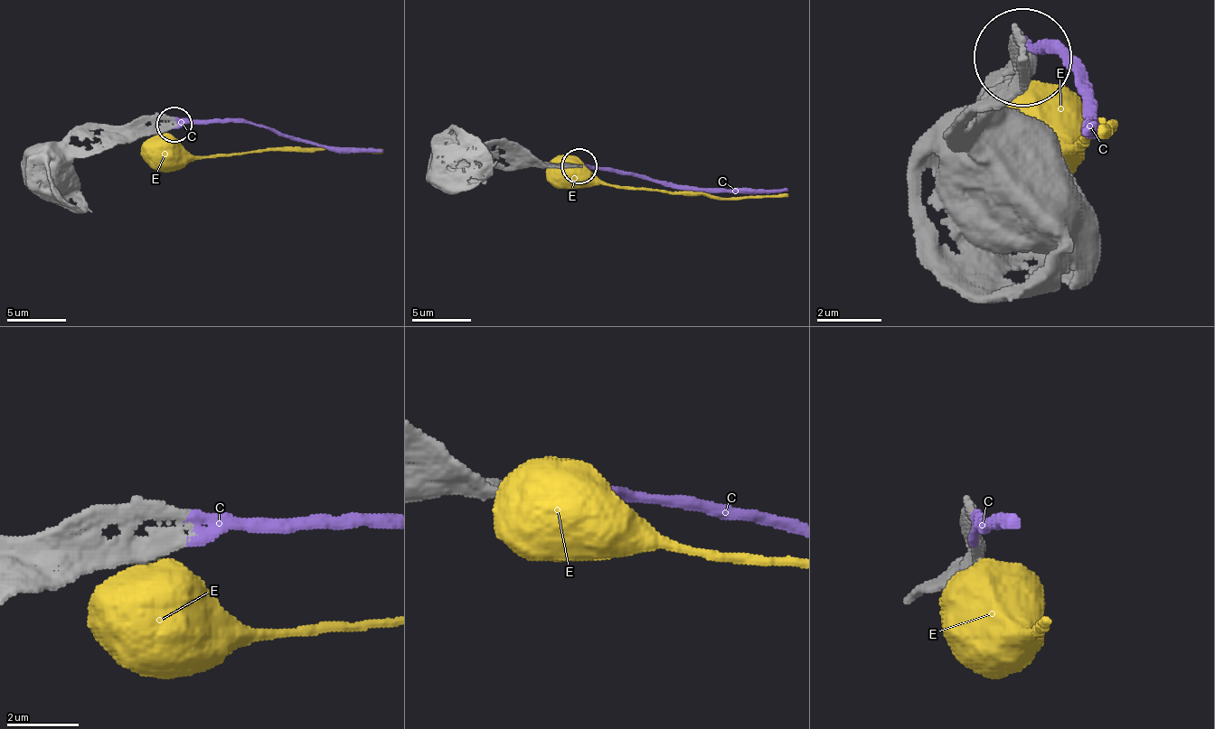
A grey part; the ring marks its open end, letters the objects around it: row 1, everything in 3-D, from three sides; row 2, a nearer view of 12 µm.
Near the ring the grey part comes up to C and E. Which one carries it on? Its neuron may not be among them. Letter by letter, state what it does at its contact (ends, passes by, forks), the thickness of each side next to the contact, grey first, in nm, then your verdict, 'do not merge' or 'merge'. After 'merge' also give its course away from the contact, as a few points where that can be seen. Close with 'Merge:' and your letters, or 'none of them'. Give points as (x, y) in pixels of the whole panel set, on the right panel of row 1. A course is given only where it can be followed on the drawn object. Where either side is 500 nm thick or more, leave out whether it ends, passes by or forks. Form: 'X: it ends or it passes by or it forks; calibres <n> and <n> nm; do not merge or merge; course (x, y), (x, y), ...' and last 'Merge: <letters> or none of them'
C: it ends; calibres 440 and 400 nm; merge; course (1024, 51), (1049, 51), (1089, 91), (1081, 132)
E: calibres 480 and 900 nm; do not merge
Merge: C

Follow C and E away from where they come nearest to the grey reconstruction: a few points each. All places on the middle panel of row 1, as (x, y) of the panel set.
C: (579, 166), (649, 175), (696, 190), (787, 187)
E: (564, 170), (584, 170), (602, 184), (711, 193), (722, 199), (787, 193)

